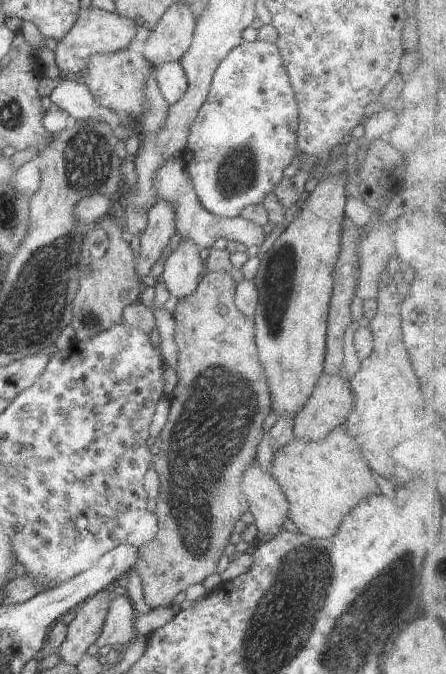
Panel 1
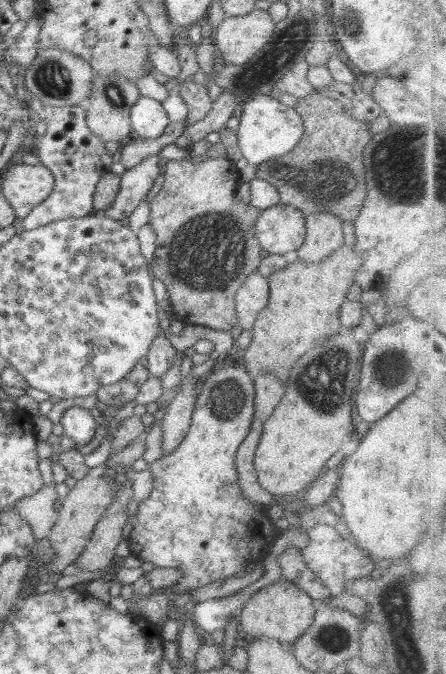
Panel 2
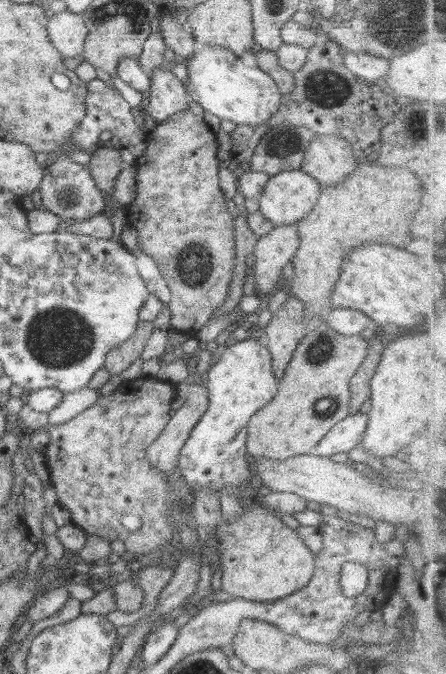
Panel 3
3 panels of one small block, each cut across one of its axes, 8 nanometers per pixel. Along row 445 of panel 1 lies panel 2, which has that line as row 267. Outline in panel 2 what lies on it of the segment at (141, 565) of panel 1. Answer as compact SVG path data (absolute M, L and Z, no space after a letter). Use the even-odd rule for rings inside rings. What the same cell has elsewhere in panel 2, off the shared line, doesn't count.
M188 153L182 159L168 161L168 163L161 168L161 172L164 174L164 182L160 191L161 195L154 197L152 202L149 203L151 211L148 223L150 223L150 226L156 231L156 252L153 255L153 258L148 260L151 275L152 277L160 278L160 280L168 286L167 290L170 292L172 307L179 321L185 323L191 322L195 325L203 325L216 330L230 331L235 325L239 325L234 306L235 293L244 285L244 280L246 280L250 274L254 274L254 272L258 270L264 258L265 252L257 241L257 234L255 231L255 224L257 223L262 210L252 206L251 203L246 204L236 199L236 190L241 182L240 174L236 165L227 159L226 156L220 156L216 159L208 159L205 157L196 159Z

